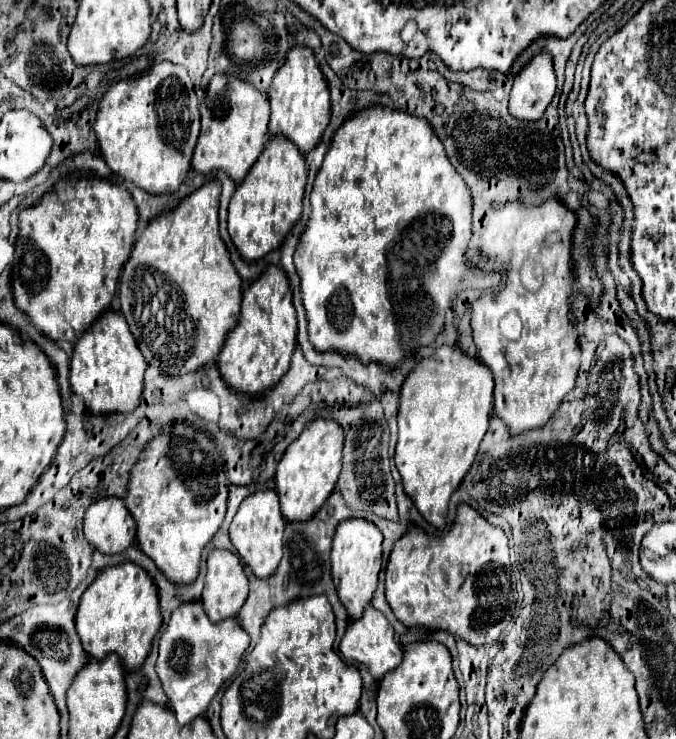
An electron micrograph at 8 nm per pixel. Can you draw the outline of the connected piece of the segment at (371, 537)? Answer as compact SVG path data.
M348 518L340 522L336 528L336 542L332 546L332 572L340 602L344 604L352 620L358 620L364 614L364 608L370 604L378 586L380 570L382 570L382 532L364 518Z

